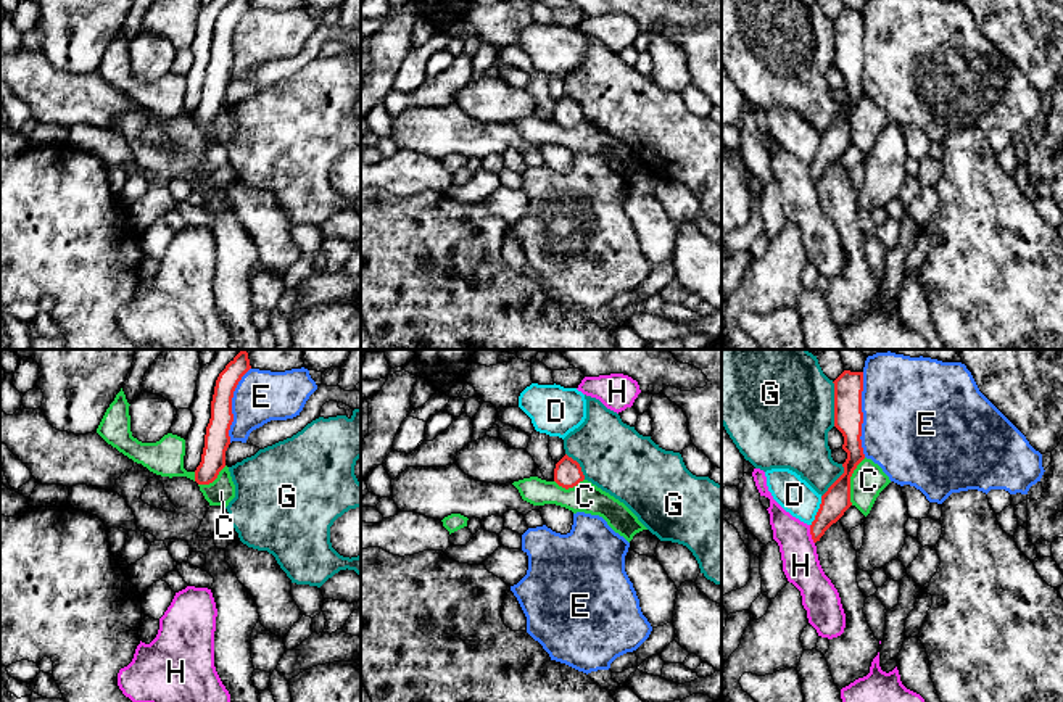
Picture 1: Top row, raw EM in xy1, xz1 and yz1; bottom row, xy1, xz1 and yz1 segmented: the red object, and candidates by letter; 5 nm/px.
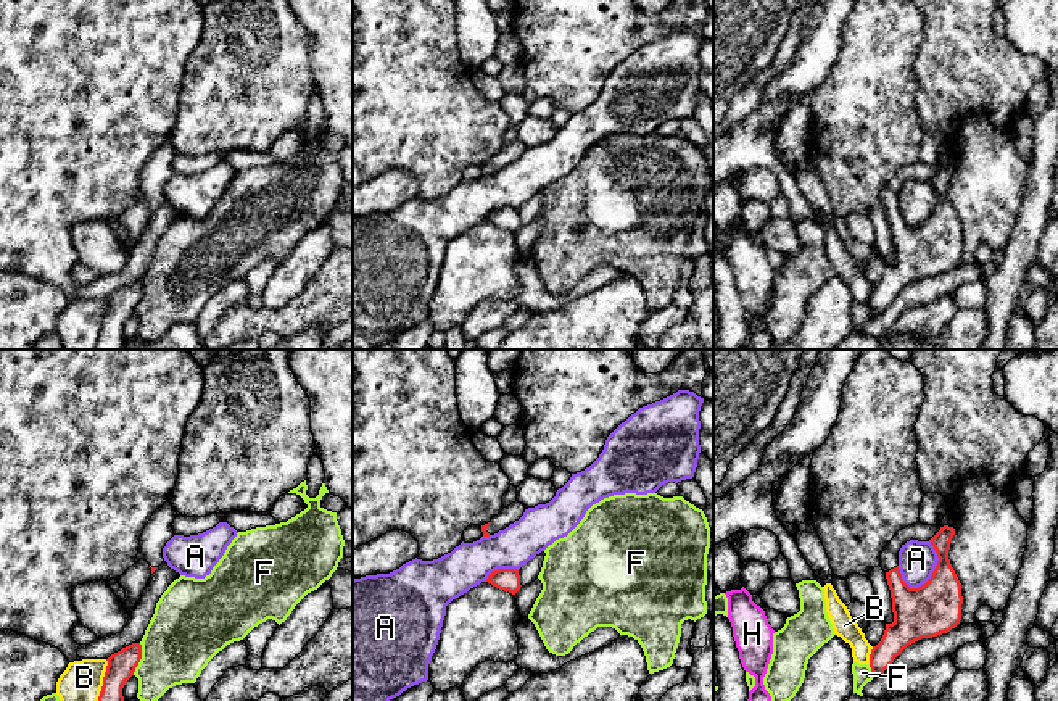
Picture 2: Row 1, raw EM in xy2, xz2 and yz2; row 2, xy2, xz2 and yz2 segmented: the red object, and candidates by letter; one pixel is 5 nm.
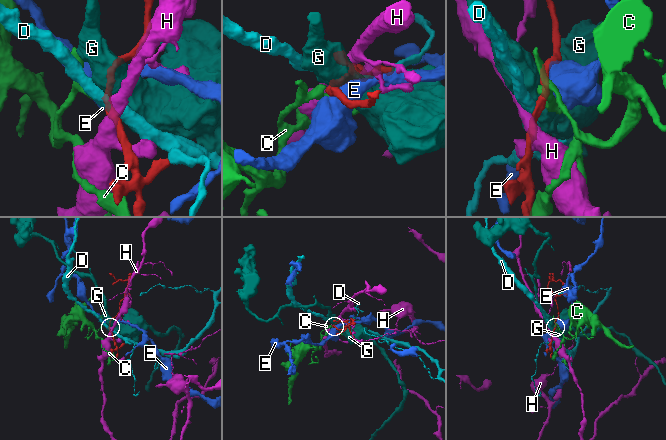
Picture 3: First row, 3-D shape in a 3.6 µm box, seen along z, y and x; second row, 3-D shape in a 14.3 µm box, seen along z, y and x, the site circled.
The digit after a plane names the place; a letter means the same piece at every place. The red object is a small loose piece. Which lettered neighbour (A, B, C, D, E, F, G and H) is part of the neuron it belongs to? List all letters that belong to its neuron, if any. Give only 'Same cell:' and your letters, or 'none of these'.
Same cell: none of these

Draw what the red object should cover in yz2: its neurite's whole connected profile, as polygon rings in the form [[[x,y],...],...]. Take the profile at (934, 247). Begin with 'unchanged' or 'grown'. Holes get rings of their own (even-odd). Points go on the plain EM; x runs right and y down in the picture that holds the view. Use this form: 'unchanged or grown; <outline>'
grown; [[[948,150],[939,164],[916,161],[899,169],[886,184],[881,206],[891,229],[894,261],[886,263],[881,280],[871,288],[873,317],[882,314],[908,284],[947,272],[960,263],[961,222],[948,198],[953,163]],[[910,179],[929,180],[939,197],[931,218],[918,227],[910,227],[899,208],[899,190]]]

